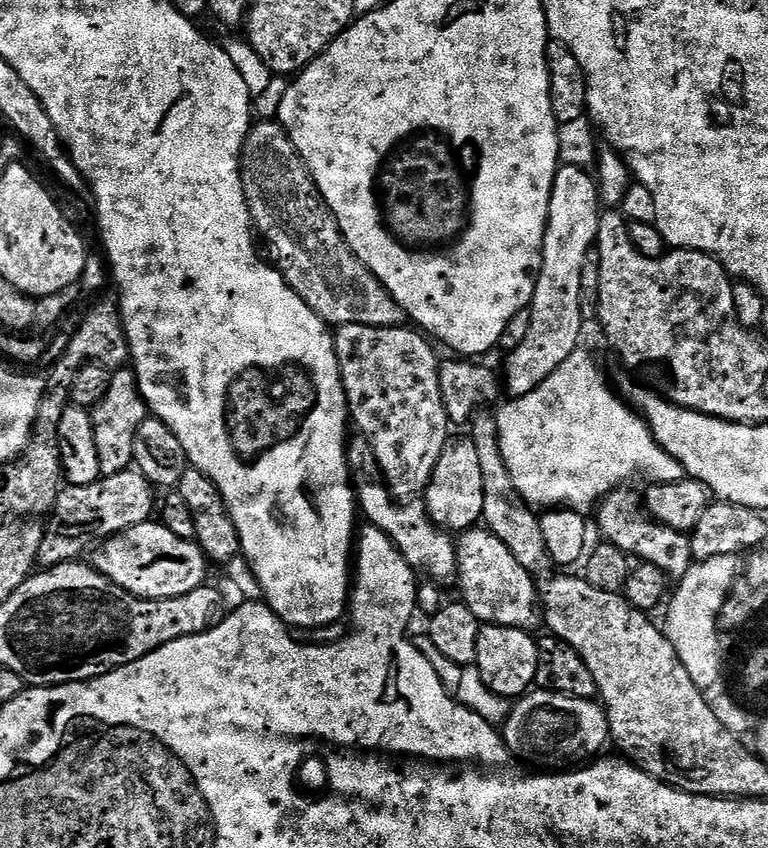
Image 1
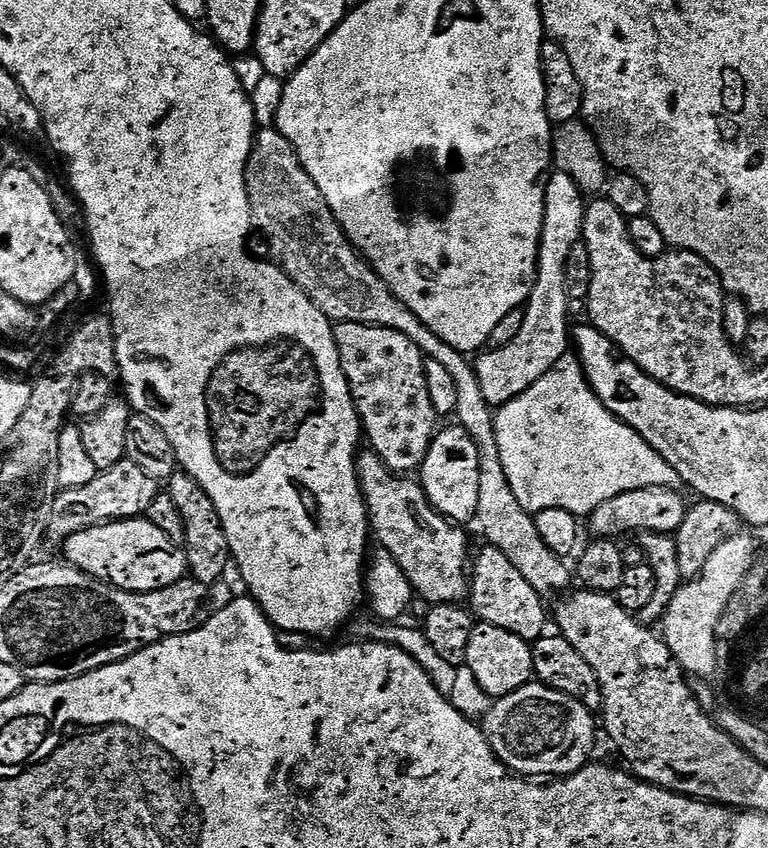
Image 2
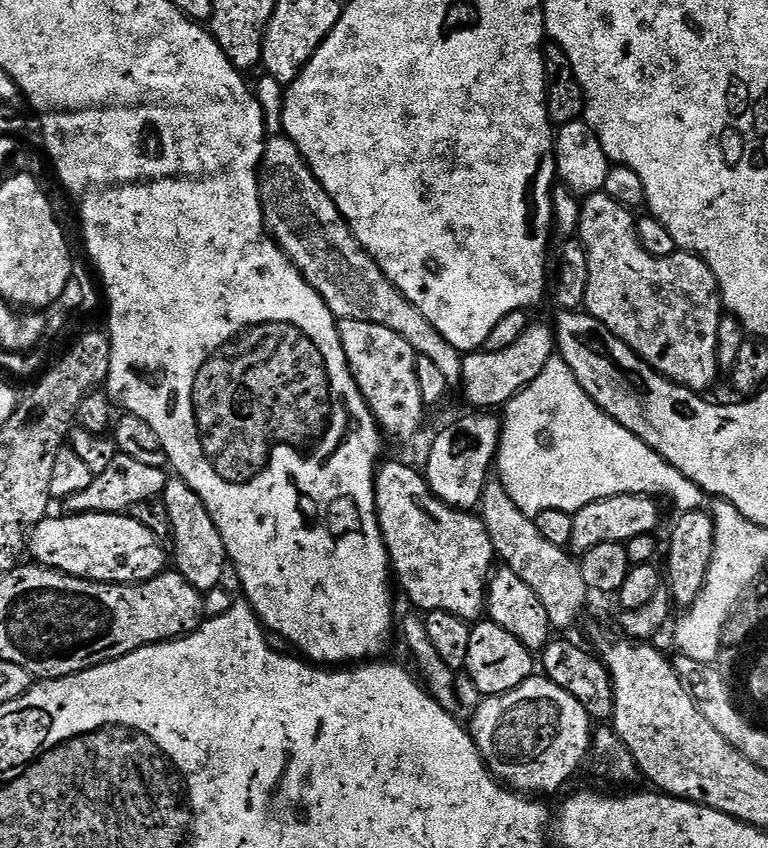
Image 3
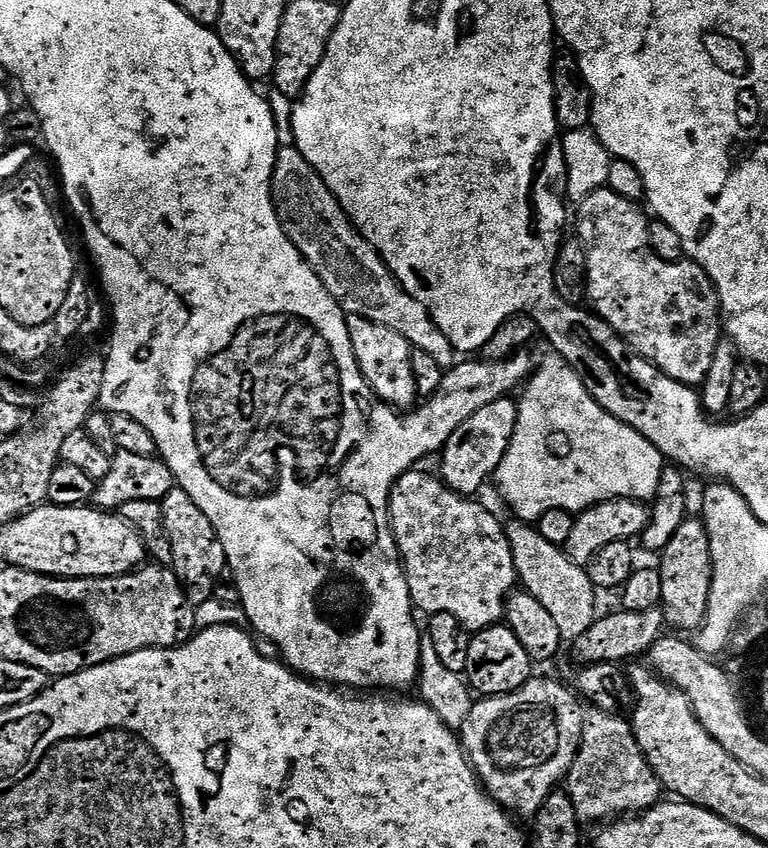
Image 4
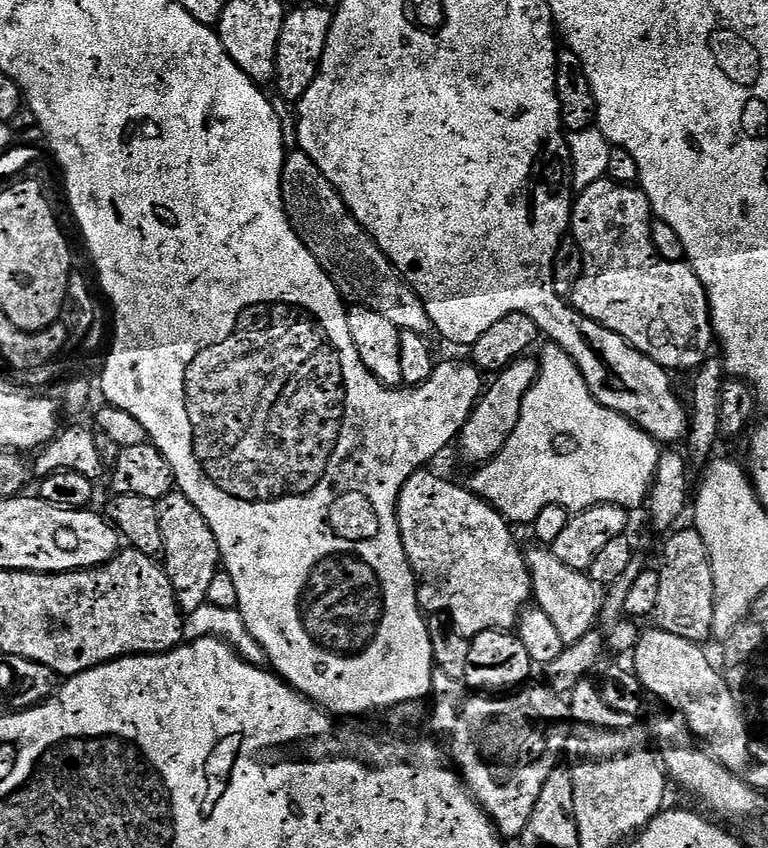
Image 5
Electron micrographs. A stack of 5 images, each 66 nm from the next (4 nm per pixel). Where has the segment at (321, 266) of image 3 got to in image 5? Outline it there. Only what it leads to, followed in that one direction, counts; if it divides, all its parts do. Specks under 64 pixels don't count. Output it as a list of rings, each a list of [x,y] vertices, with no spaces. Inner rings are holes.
[[[293,150],[284,158],[284,208],[288,211],[288,220],[298,238],[314,254],[314,258],[322,266],[322,270],[336,284],[336,289],[349,305],[378,310],[382,318],[394,322],[394,326],[401,332],[413,332],[419,336],[431,337],[434,329],[430,314],[426,314],[426,306],[418,298],[414,289],[404,281],[398,269],[388,261],[388,255],[372,240],[372,235],[358,223],[349,212],[344,199],[338,190],[318,170],[318,166],[306,153]]]

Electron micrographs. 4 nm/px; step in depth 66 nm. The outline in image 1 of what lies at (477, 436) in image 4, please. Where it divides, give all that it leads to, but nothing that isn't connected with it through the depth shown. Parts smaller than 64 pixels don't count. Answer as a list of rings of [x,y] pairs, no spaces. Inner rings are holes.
[[[471,439],[455,440],[445,444],[441,450],[432,468],[432,475],[428,477],[428,486],[422,493],[422,503],[436,527],[467,530],[481,523],[480,503],[484,500],[484,494],[480,487],[478,450],[472,445]]]

